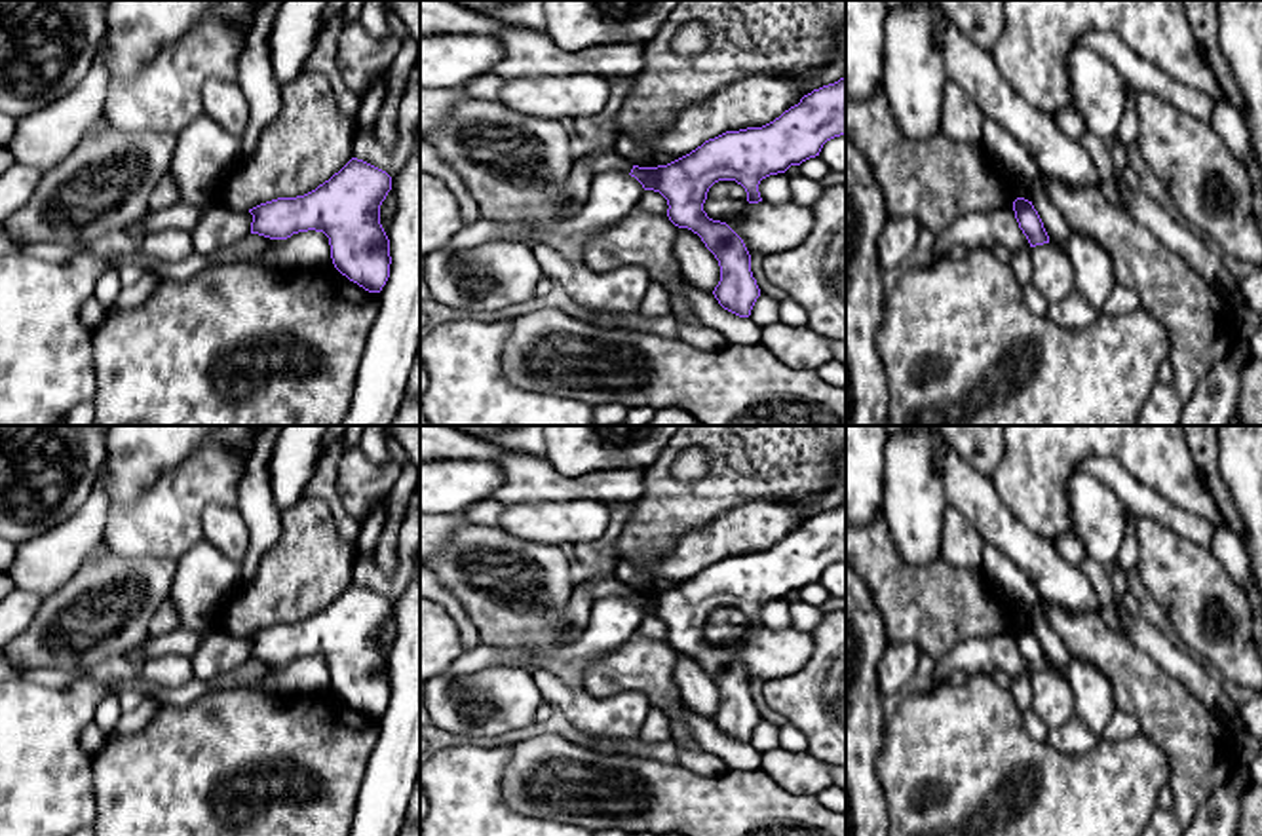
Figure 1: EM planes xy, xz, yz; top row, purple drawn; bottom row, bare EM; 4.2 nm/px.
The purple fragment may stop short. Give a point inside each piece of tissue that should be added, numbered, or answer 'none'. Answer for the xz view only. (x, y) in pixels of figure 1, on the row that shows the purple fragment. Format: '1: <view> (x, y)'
1: xz (599, 160)

